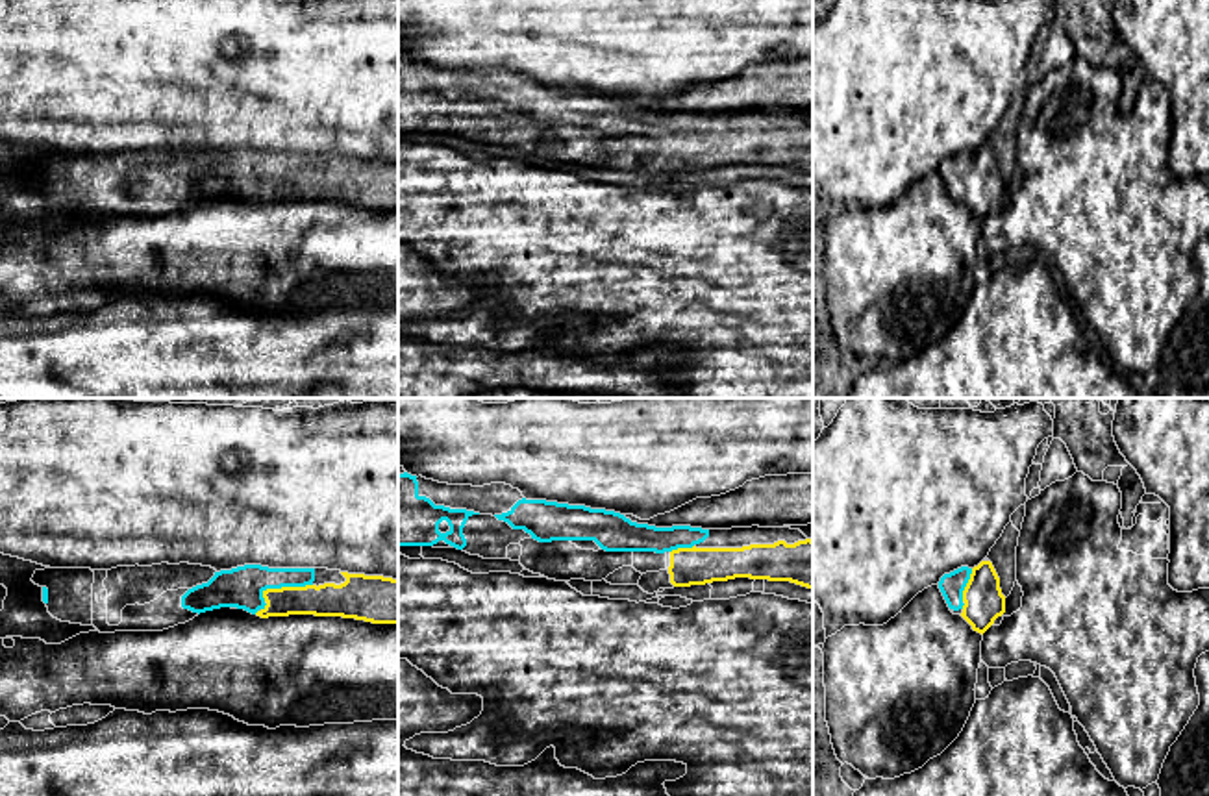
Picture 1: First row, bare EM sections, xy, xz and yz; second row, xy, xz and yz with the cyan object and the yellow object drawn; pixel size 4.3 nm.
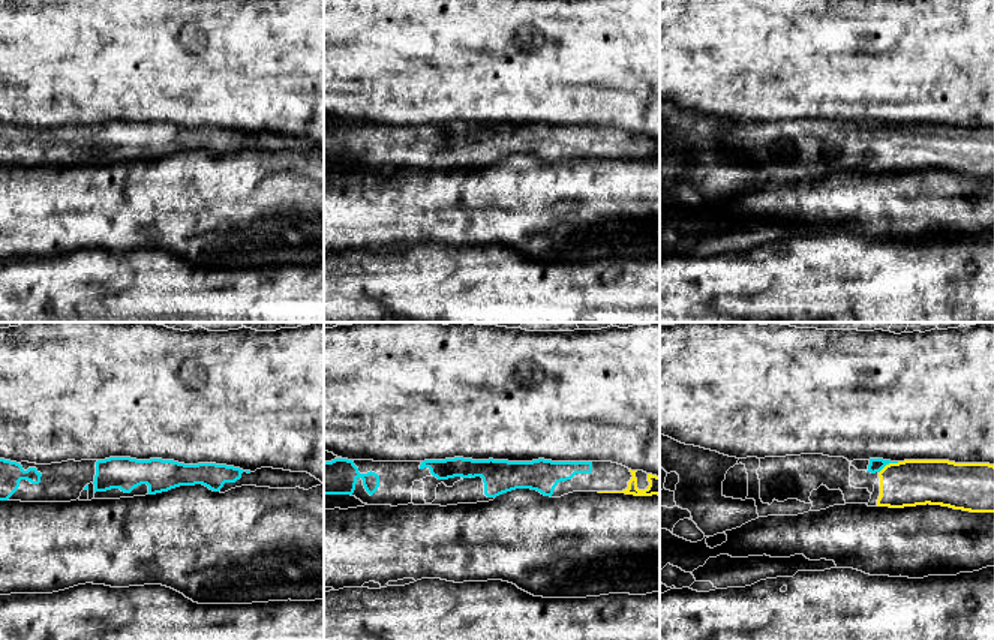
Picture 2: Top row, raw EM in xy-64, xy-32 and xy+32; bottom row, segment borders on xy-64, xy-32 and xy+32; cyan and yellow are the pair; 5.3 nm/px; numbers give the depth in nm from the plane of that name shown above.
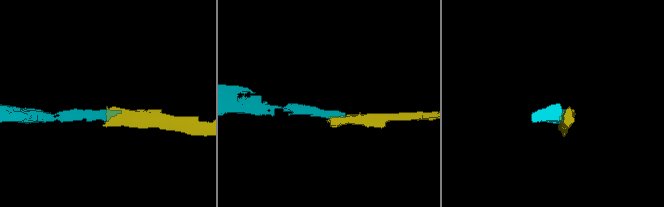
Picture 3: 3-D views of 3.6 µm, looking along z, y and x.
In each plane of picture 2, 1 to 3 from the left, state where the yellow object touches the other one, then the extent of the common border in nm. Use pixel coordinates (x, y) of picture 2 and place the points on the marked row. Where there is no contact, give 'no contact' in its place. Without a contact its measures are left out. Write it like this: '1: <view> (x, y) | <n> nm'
1: no contact
2: no contact
3: xy+32 (888, 463) | 130 nm

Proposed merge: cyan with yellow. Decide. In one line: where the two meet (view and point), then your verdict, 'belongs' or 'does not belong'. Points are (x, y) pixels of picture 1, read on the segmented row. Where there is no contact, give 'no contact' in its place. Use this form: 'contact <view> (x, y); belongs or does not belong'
contact xy (286, 585); belongs

